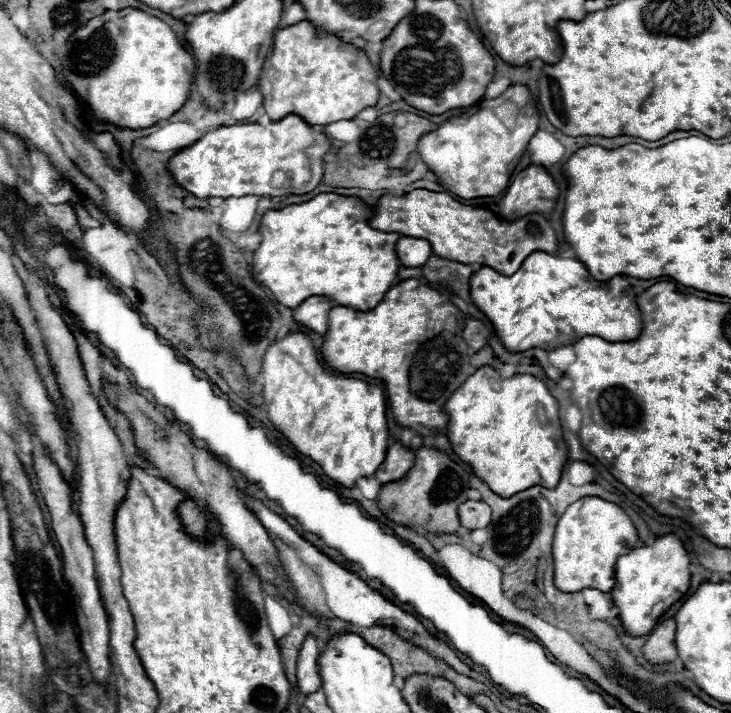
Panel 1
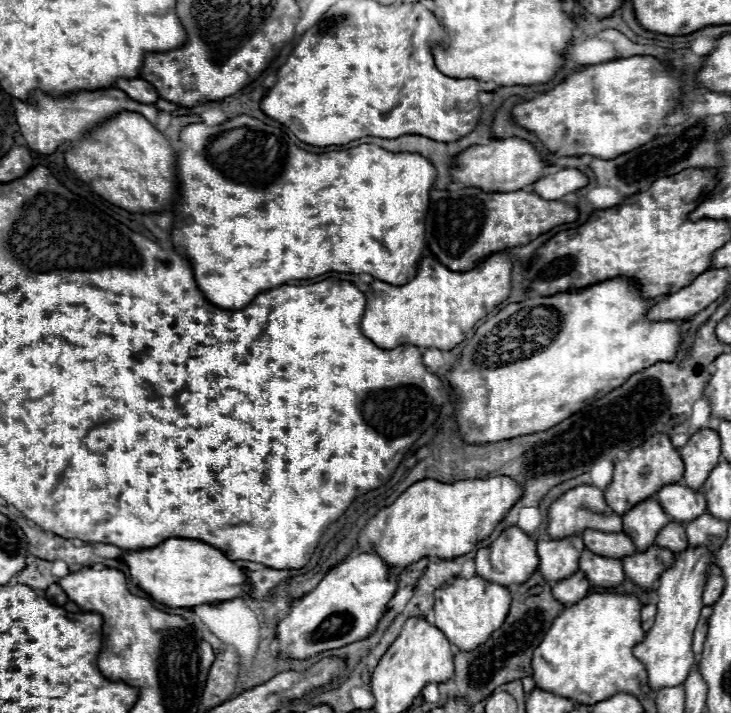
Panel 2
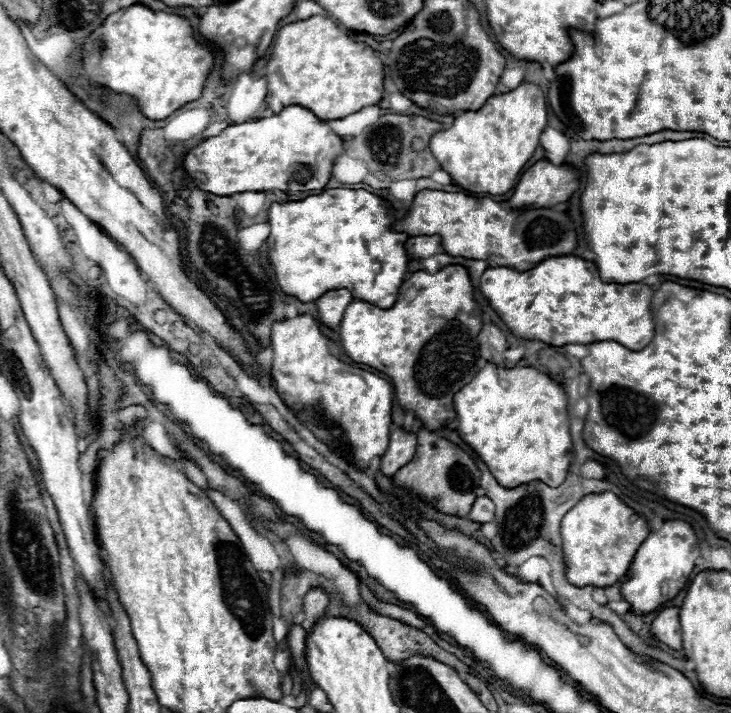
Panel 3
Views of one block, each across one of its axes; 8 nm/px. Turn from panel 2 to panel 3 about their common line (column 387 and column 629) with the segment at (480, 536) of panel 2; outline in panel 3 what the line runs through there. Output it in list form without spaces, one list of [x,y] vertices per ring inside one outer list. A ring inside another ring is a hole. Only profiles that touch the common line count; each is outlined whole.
[[[614,492],[584,496],[574,508],[566,512],[566,516],[560,522],[566,580],[578,588],[608,588],[616,584],[628,570],[636,548],[640,548],[648,534],[650,530],[646,520],[640,514],[636,514],[630,506],[626,506]]]

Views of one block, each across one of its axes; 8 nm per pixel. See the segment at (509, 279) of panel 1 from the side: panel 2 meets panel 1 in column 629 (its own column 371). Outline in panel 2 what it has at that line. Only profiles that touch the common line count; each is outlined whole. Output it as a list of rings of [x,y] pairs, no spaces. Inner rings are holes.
[[[496,252],[482,260],[468,272],[452,272],[434,258],[424,258],[418,264],[416,276],[404,286],[390,286],[386,282],[370,282],[364,316],[360,320],[362,334],[380,348],[396,348],[412,344],[418,348],[450,350],[456,348],[464,334],[510,296],[510,258]]]

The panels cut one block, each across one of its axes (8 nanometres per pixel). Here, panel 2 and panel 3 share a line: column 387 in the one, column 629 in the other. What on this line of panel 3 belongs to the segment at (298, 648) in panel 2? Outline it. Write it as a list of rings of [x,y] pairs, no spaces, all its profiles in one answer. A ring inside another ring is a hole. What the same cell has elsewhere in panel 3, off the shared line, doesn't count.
[[[668,520],[664,522],[664,526],[656,532],[656,534],[650,534],[642,546],[638,548],[628,572],[624,574],[624,578],[620,580],[620,594],[622,598],[630,604],[630,610],[638,616],[642,614],[652,614],[656,612],[664,602],[668,602],[670,598],[674,598],[684,586],[686,582],[690,580],[690,574],[694,570],[694,560],[698,558],[700,554],[700,548],[698,548],[698,540],[696,540],[696,534],[694,530],[690,528],[688,522],[682,522],[682,520]]]

